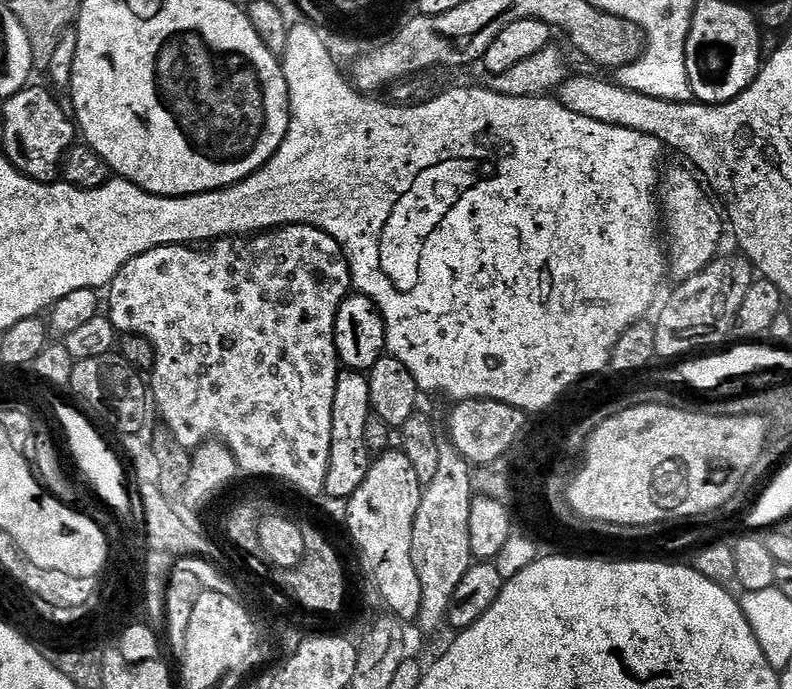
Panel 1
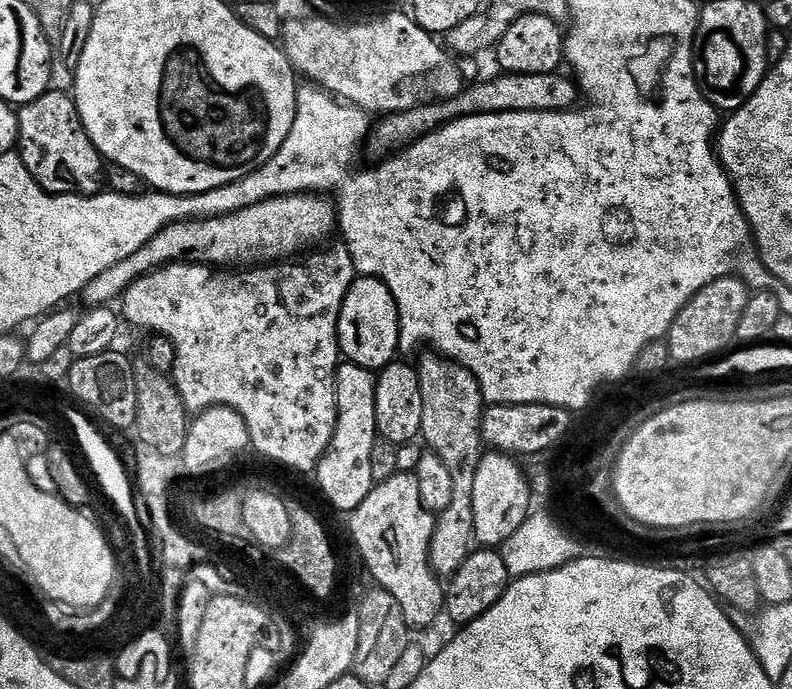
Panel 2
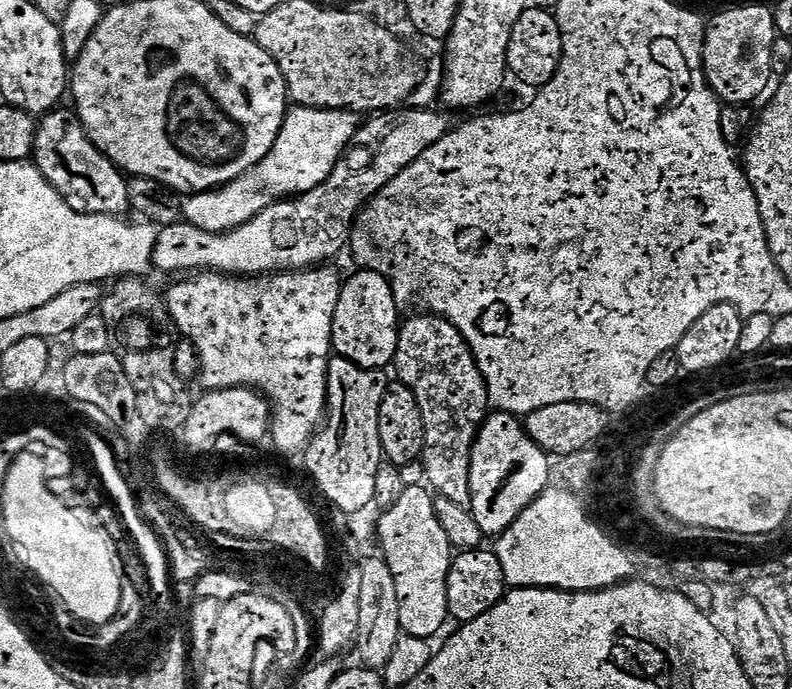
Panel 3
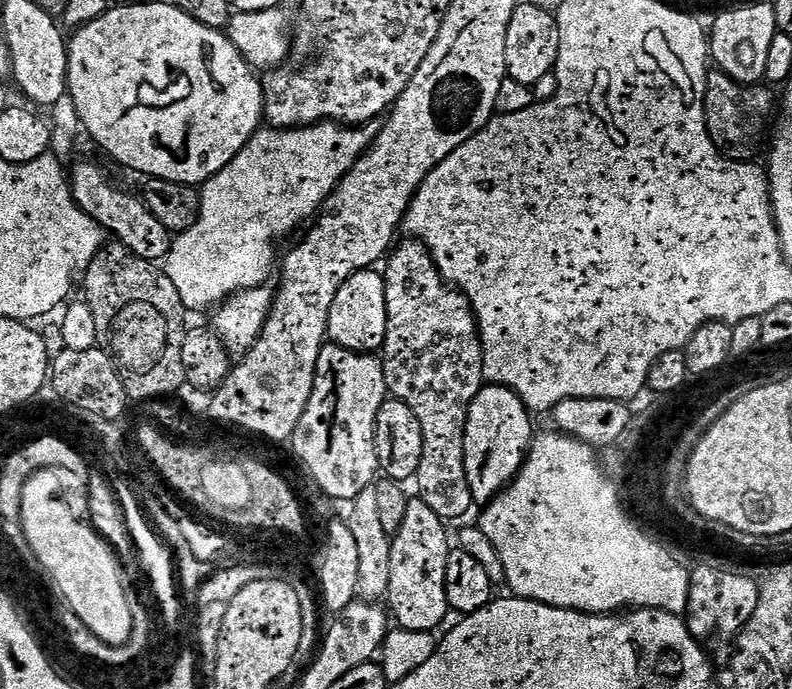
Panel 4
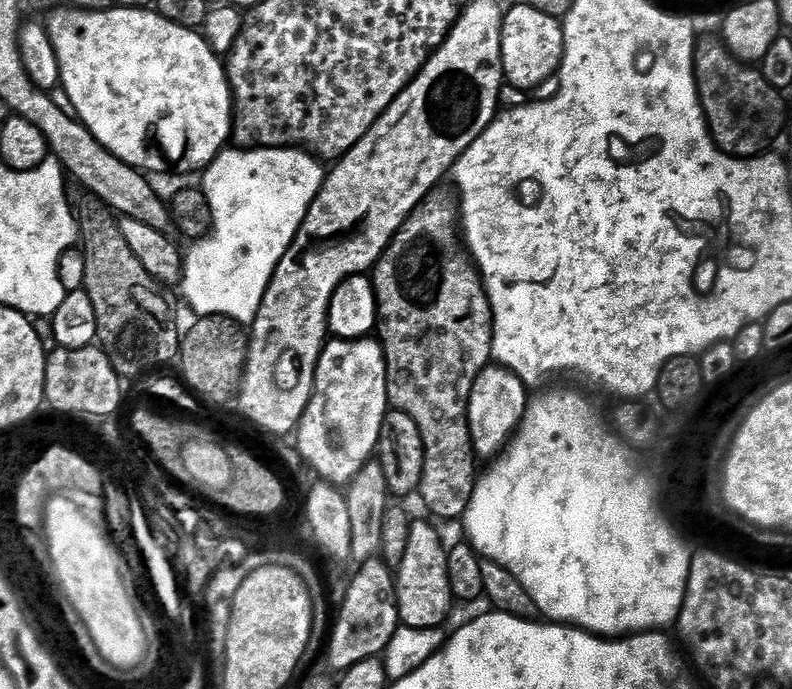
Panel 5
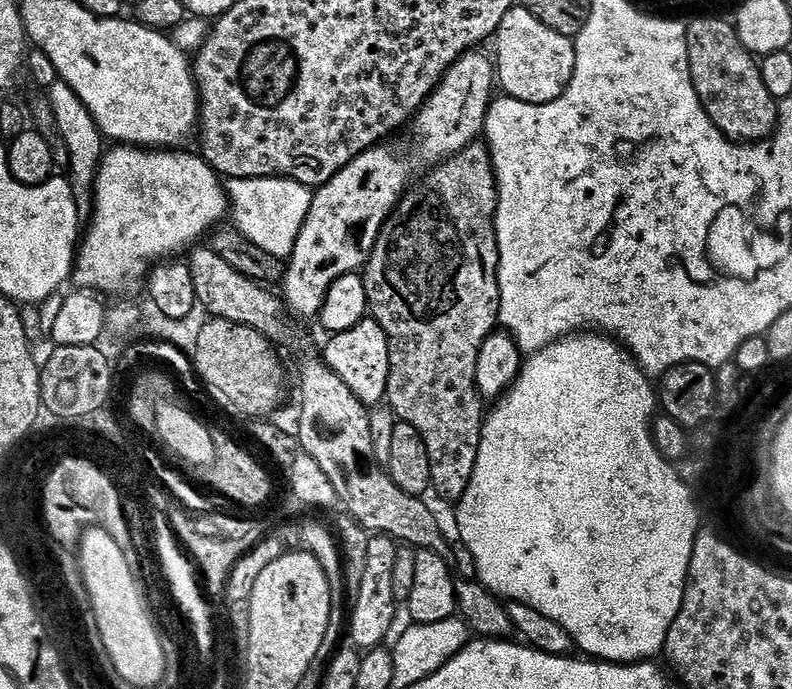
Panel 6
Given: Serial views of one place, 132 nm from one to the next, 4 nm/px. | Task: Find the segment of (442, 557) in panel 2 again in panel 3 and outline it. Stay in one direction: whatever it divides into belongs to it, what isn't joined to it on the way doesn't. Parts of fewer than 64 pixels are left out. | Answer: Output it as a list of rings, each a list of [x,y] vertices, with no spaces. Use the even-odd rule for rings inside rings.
[[[427,315],[403,321],[394,361],[394,369],[396,368],[397,372],[395,375],[413,391],[414,398],[417,399],[418,406],[421,408],[425,428],[422,463],[424,462],[424,472],[428,475],[427,483],[439,495],[446,496],[458,504],[467,505],[472,443],[476,440],[480,425],[484,423],[490,412],[488,388],[484,385],[484,376],[480,372],[480,367],[476,365],[476,359],[472,349],[464,340],[464,335],[443,316]]]

